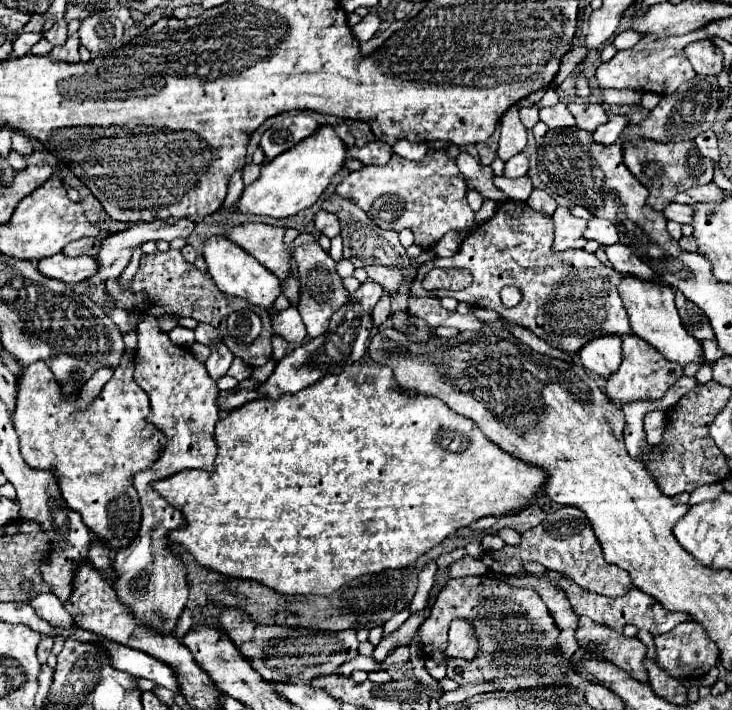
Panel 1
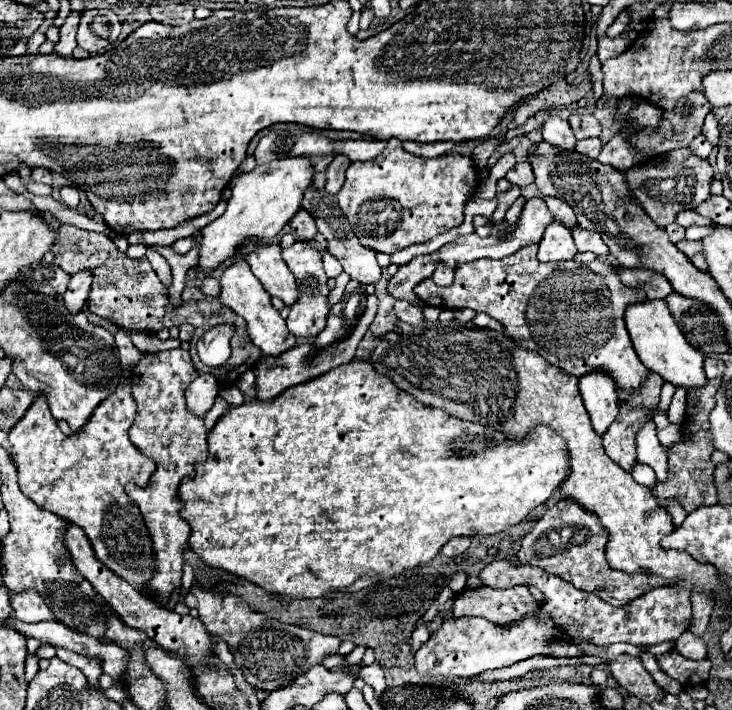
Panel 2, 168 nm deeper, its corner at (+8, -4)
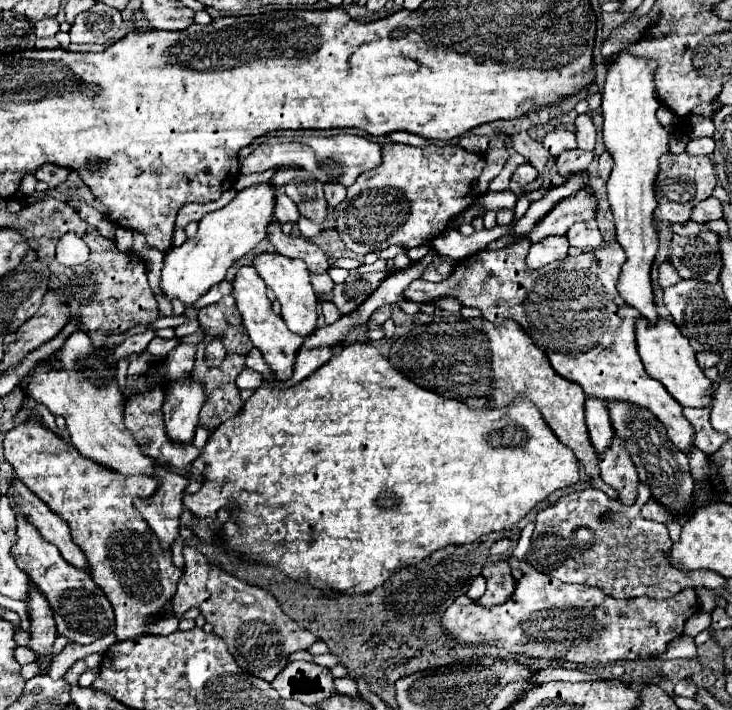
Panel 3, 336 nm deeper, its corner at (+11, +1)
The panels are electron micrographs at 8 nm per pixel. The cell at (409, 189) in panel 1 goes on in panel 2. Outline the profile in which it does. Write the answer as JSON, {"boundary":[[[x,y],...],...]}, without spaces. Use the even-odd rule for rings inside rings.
{"boundary":[[[390,139],[386,155],[368,163],[352,163],[346,181],[338,191],[338,205],[356,227],[362,245],[382,253],[396,253],[414,243],[428,243],[436,235],[462,223],[466,201],[472,197],[476,165],[458,153],[424,159],[402,149],[398,139]]]}

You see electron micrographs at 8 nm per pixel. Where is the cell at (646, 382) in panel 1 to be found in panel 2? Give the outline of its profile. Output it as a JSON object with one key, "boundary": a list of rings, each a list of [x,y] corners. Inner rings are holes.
{"boundary":[[[654,371],[648,373],[648,377],[644,379],[644,385],[640,385],[638,389],[634,389],[634,393],[630,393],[628,399],[622,401],[620,405],[620,413],[616,417],[616,421],[608,427],[608,431],[602,435],[602,441],[604,441],[604,449],[608,453],[608,457],[612,461],[616,461],[622,469],[630,471],[632,465],[636,463],[636,435],[640,431],[640,427],[652,419],[652,411],[658,407],[658,401],[660,401],[660,389],[662,389],[662,383],[664,379],[660,375],[656,375]]]}

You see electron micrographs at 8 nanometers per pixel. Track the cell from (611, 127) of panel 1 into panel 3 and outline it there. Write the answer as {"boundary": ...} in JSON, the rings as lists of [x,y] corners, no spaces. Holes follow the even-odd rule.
{"boundary":[[[575,148],[573,152],[563,152],[557,158],[557,172],[559,172],[559,176],[567,178],[573,172],[585,170],[591,164],[591,160],[593,160],[593,152],[581,152],[579,148]]]}

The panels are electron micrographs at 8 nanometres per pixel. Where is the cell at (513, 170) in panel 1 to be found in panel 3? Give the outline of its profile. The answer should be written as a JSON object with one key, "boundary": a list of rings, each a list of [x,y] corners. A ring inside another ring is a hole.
{"boundary":[[[523,164],[521,168],[517,168],[515,170],[515,174],[513,174],[513,180],[517,182],[517,184],[529,184],[529,182],[533,182],[537,178],[537,170],[531,166],[531,164]]]}

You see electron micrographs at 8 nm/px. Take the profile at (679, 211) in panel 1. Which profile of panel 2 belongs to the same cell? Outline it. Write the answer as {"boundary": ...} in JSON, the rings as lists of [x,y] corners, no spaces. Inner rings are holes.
{"boundary":[[[684,209],[676,215],[676,223],[682,225],[682,227],[692,227],[692,225],[712,225],[714,221],[708,221],[706,217],[700,217],[698,213]]]}

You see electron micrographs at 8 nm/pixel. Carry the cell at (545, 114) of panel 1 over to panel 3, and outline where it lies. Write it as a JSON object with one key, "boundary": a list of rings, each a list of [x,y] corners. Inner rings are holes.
{"boundary":[[[557,128],[557,130],[553,130],[551,134],[545,136],[543,146],[551,152],[551,156],[557,158],[561,152],[577,148],[577,142],[575,142],[575,134],[573,132],[569,132],[565,128]]]}

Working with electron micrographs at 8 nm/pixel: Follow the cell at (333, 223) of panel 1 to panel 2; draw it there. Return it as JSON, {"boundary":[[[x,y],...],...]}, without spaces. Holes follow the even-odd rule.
{"boundary":[[[300,209],[300,213],[296,213],[296,217],[292,217],[290,225],[294,229],[294,235],[298,239],[304,239],[304,241],[312,241],[314,235],[318,233],[314,217],[308,211],[304,211],[304,209]]]}

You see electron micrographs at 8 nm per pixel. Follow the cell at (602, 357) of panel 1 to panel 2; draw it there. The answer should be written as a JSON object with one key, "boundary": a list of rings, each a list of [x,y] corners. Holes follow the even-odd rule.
{"boundary":[[[594,369],[578,379],[578,387],[590,413],[592,427],[602,435],[618,415],[616,383],[604,369]]]}

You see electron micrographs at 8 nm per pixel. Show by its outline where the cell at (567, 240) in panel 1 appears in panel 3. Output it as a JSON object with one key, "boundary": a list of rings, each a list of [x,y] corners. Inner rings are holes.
{"boundary":[[[549,236],[537,244],[531,244],[529,254],[527,254],[527,268],[529,270],[539,270],[551,262],[563,260],[567,256],[569,242],[565,236]]]}

